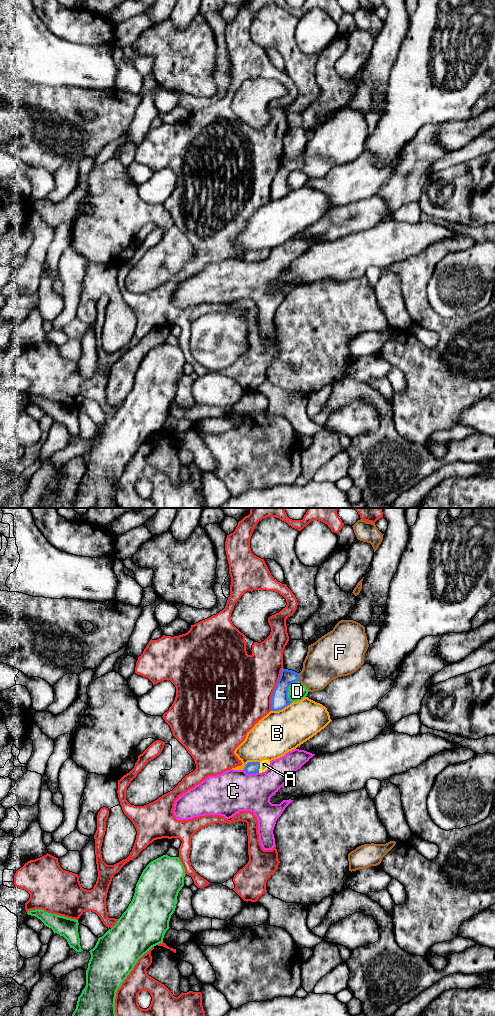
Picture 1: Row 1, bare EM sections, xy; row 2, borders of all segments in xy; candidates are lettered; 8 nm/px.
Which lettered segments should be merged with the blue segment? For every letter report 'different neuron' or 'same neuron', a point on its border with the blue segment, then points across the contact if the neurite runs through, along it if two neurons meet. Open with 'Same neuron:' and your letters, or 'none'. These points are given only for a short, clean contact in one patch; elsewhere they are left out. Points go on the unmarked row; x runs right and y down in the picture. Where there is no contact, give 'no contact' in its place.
Same neuron: A
A: same neuron; contact xy (259, 255); way xy (251, 255), (259, 255), (264, 252)
B: different neuron; contact xy (281, 197)
C: different neuron; contact xy (251, 261); border xy (243, 257), (247, 261), (258, 261)
D: different neuron; contact xy (287, 178)
E: different neuron; contact xy (274, 177)
F: different neuron; contact xy (298, 165)

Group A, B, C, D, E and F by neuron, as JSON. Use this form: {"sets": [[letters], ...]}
{"sets": [["A"], ["B"], ["C"], ["D"], ["E"], ["F"]]}

